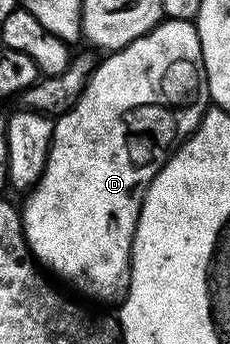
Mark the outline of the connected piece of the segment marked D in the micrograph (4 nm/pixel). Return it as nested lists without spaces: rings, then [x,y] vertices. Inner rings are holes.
[[[178,18],[162,20],[151,32],[136,38],[122,50],[112,51],[108,56],[96,63],[95,69],[85,83],[85,91],[79,96],[77,103],[56,119],[53,127],[53,143],[49,145],[49,155],[45,161],[45,170],[41,173],[36,186],[28,191],[25,207],[20,207],[21,226],[25,229],[25,242],[29,245],[29,253],[46,271],[54,270],[65,282],[70,282],[81,294],[89,298],[98,298],[101,302],[120,304],[129,293],[129,271],[133,265],[133,237],[137,231],[137,221],[141,215],[141,205],[153,177],[164,166],[166,157],[177,149],[179,143],[197,131],[201,117],[210,109],[209,85],[203,64],[203,48],[197,35],[197,27],[192,21],[184,22]]]

